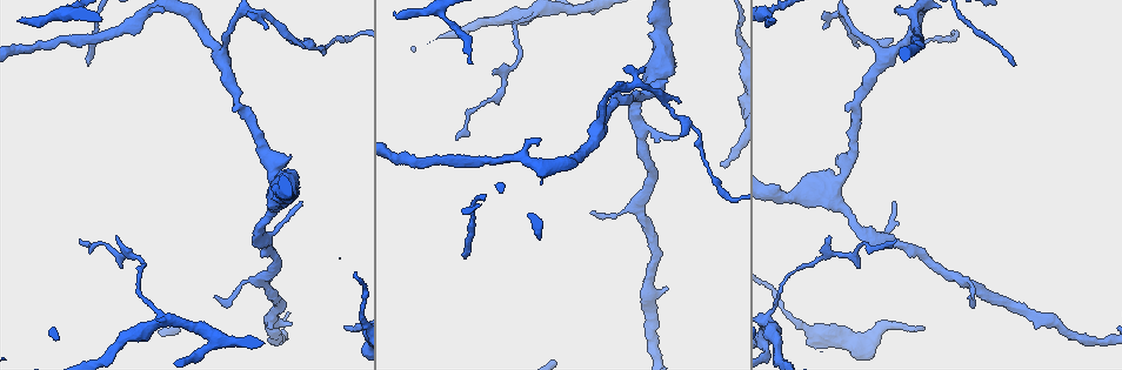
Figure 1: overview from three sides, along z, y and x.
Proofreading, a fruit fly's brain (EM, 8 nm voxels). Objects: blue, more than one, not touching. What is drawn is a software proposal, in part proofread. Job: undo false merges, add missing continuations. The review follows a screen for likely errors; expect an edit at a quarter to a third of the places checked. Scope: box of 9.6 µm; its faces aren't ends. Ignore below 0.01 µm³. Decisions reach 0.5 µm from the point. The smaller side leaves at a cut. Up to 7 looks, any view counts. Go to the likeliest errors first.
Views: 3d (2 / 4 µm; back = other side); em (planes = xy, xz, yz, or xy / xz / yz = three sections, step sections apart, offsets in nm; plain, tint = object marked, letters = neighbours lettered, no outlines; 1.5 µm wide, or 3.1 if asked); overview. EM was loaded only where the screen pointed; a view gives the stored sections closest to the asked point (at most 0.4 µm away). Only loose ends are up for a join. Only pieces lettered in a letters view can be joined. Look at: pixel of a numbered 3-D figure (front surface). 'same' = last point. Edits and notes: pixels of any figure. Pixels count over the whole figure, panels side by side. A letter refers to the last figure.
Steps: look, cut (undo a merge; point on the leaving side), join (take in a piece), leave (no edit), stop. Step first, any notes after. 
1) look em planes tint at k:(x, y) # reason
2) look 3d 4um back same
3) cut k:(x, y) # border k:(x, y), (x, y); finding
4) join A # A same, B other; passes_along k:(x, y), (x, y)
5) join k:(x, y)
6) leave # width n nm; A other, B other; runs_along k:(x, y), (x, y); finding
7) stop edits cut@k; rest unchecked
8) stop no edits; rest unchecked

look em planes plain at 1:(922, 327) # an open end

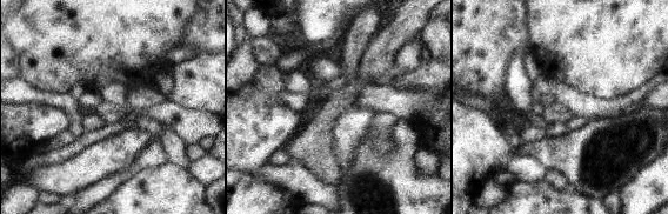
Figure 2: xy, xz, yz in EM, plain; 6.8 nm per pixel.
look em planes letters same

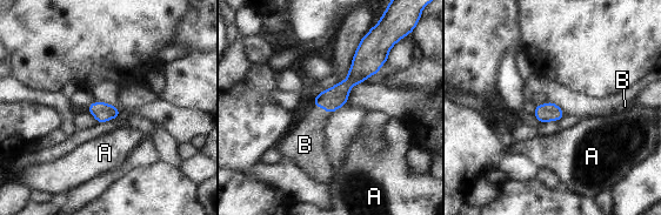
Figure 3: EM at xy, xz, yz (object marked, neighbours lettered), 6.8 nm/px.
join B # A other, B same; passes_along 3:(334, 98), (321, 107), (307, 140); it goes on there

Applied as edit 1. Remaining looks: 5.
look overview # see it whole again

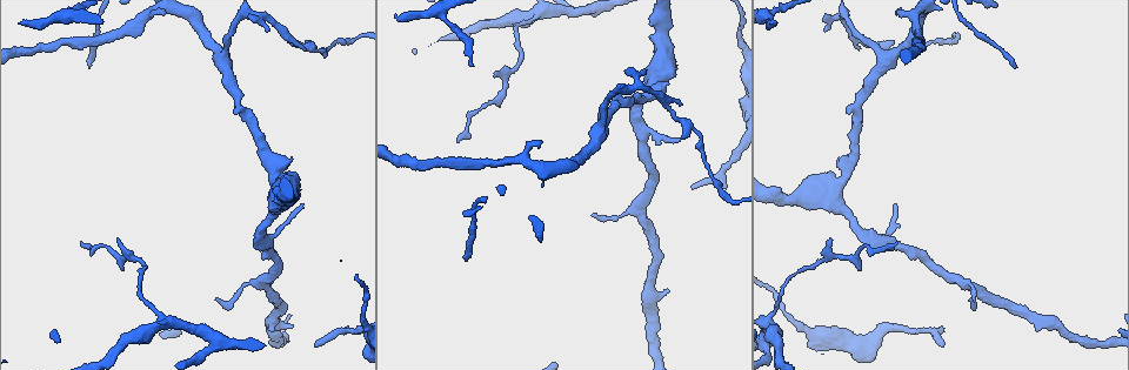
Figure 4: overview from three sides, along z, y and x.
look em xy step 8 tint at 4:(216, 298) # tapers out

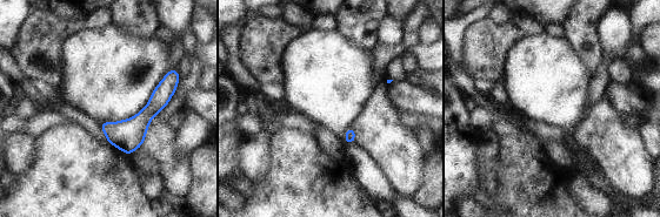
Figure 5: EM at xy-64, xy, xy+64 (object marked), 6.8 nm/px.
look em planes letters same

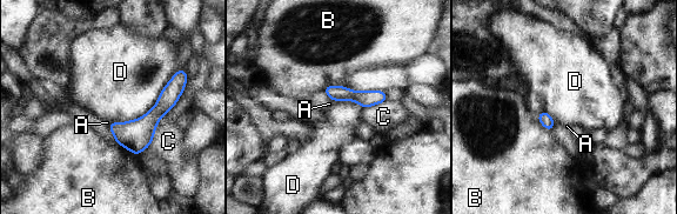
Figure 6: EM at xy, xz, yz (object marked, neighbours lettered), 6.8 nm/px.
leave # longest_contact D 500 nm; A other, B other, C other, D other; runs_along 6:(327, 91), (359, 98), (383, 98); no lettered piece goes on from it

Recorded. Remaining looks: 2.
look 3d 4um at 4:(268, 29) # free end

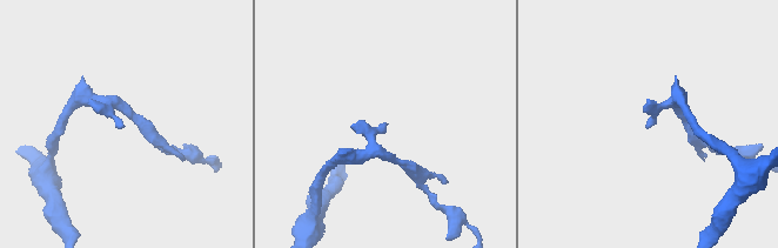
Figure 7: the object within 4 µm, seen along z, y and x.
look em planes letters at 7:(382, 123) # now the EM

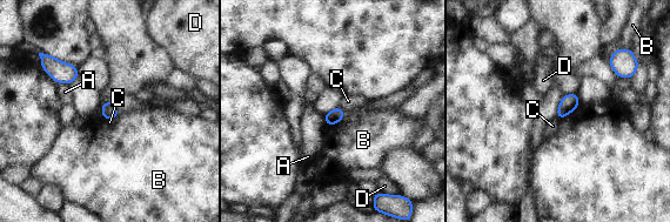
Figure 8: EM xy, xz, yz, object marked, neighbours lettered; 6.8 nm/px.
leave # A other, B other, C other, D other; border 8:(339, 106), (342, 109); none of them fits

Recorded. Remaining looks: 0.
stop edits join@3; rest unchecked

